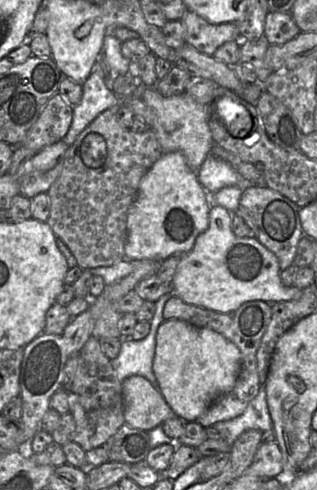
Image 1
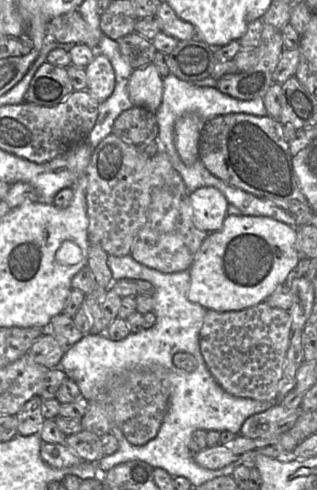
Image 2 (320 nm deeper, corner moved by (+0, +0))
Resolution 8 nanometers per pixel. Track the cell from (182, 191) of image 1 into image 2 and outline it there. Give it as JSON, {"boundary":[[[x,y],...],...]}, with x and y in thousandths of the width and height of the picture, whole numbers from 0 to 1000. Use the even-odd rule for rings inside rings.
{"boundary":[[[634,382],[593,396],[615,463],[650,476],[697,469],[716,437],[719,410],[675,382]]]}

